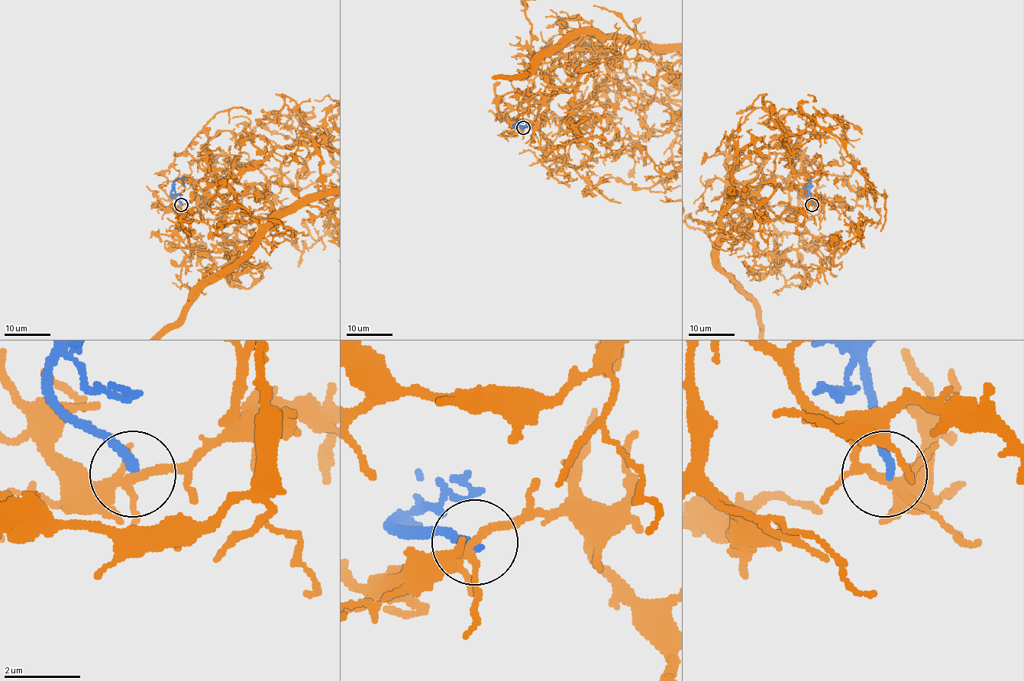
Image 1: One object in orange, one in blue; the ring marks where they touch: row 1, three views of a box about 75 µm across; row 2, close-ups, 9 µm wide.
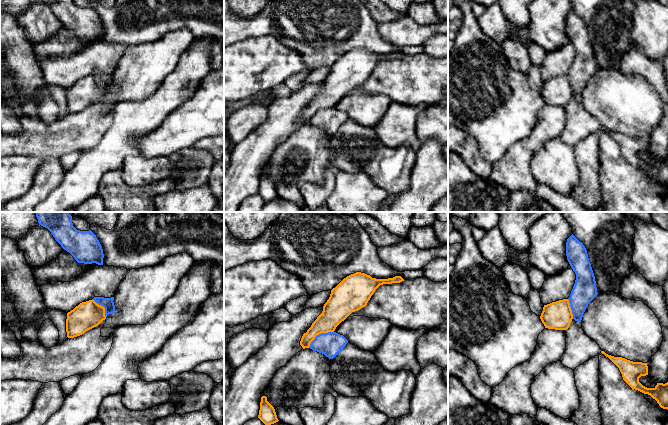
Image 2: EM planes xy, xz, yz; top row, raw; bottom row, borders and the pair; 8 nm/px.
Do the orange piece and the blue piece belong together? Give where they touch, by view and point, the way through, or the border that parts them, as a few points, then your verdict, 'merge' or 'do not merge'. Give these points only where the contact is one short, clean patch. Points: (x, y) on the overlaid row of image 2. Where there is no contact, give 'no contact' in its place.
xz (319, 333) | along xz (333, 331), (319, 333), (308, 347) | do not merge

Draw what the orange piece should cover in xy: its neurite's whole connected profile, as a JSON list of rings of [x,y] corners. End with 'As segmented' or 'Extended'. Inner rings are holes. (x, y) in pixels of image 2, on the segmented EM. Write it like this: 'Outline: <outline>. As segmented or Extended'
Outline: [[[94,300],[80,303],[67,313],[66,332],[68,338],[74,338],[98,326],[106,319],[105,308]]]. As segmented

